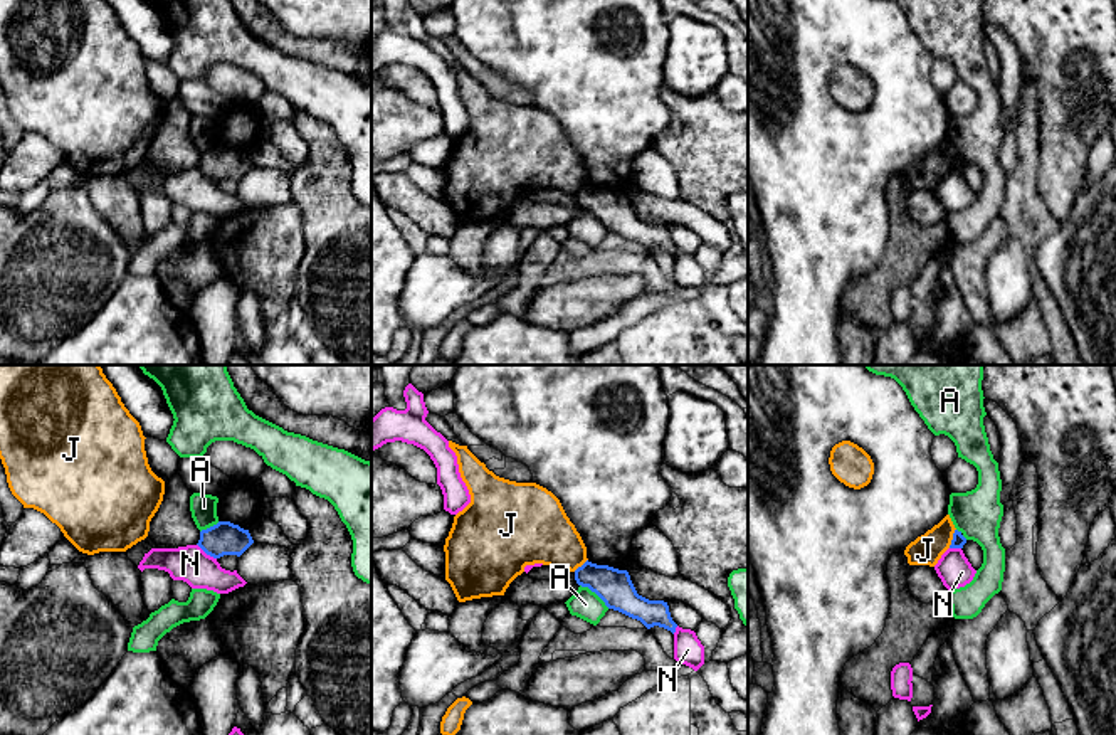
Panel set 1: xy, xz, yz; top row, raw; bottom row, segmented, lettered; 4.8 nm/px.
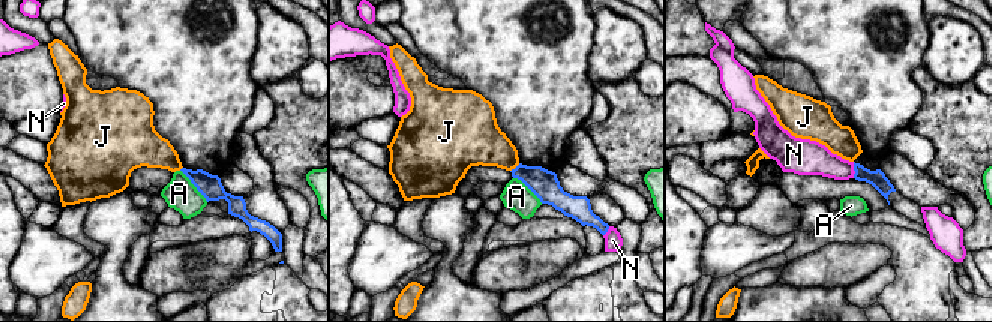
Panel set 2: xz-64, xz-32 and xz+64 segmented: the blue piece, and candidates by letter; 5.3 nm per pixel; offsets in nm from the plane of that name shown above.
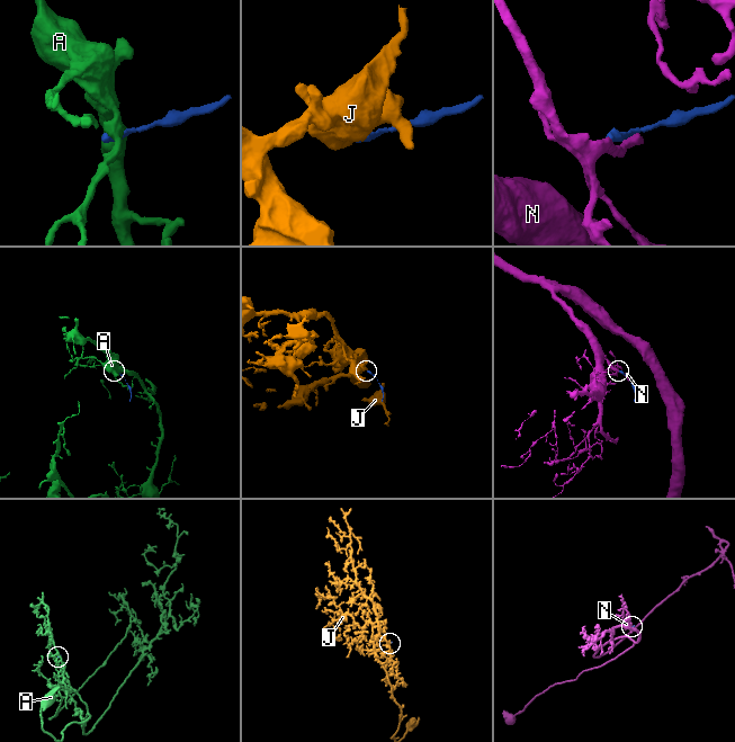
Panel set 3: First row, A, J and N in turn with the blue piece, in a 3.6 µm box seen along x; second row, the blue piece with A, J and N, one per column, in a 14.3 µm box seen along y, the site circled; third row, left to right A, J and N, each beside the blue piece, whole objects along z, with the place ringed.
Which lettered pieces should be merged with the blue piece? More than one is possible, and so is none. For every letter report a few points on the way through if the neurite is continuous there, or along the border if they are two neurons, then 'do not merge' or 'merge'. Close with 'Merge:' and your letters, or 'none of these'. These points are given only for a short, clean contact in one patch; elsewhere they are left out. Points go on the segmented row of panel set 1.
A: along xz (580, 584), (587, 586), (609, 608) | do not merge
J: along yz (955, 528), (948, 547) | do not merge
N: do not merge
Merge: none of these

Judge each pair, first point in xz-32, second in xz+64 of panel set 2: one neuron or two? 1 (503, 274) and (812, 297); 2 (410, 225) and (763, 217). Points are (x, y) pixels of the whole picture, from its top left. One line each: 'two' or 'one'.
1: two
2: one

